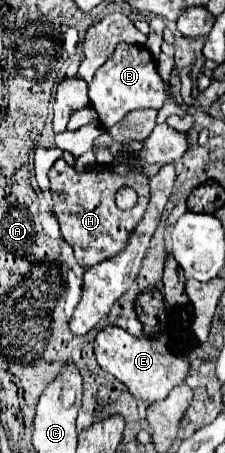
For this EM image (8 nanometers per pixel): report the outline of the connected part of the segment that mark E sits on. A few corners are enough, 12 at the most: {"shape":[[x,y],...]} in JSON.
{"shape":[[166,333],[96,335],[94,355],[136,399],[166,399],[188,359]]}

